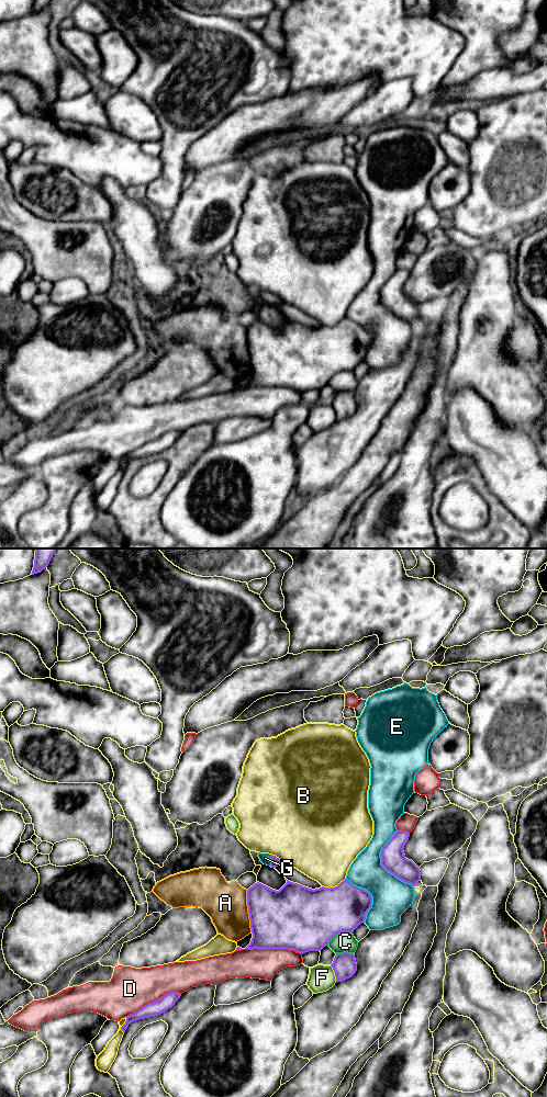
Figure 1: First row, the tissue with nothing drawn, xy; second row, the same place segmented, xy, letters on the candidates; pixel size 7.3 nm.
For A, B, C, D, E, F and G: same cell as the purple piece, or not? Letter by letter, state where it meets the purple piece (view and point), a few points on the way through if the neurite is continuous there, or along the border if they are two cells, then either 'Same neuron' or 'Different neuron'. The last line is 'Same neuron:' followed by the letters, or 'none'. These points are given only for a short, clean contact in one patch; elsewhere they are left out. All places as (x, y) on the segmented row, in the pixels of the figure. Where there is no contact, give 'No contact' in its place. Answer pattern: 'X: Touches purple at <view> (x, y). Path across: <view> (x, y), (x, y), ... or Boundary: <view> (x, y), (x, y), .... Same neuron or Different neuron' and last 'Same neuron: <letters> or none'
A: Touches purple at xy (248, 911). Different neuron
B: Touches purple at xy (333, 888). Different neuron
C: Touches purple at xy (338, 932). Different neuron
D: Touches purple at xy (274, 948). Different neuron
E: Touches purple at xy (381, 863). Different neuron
F: Touches purple at xy (335, 973). Different neuron
G: Touches purple at xy (270, 860). Path across: xy (275, 861), (270, 860), (265, 858). Same neuron
Same neuron: G

